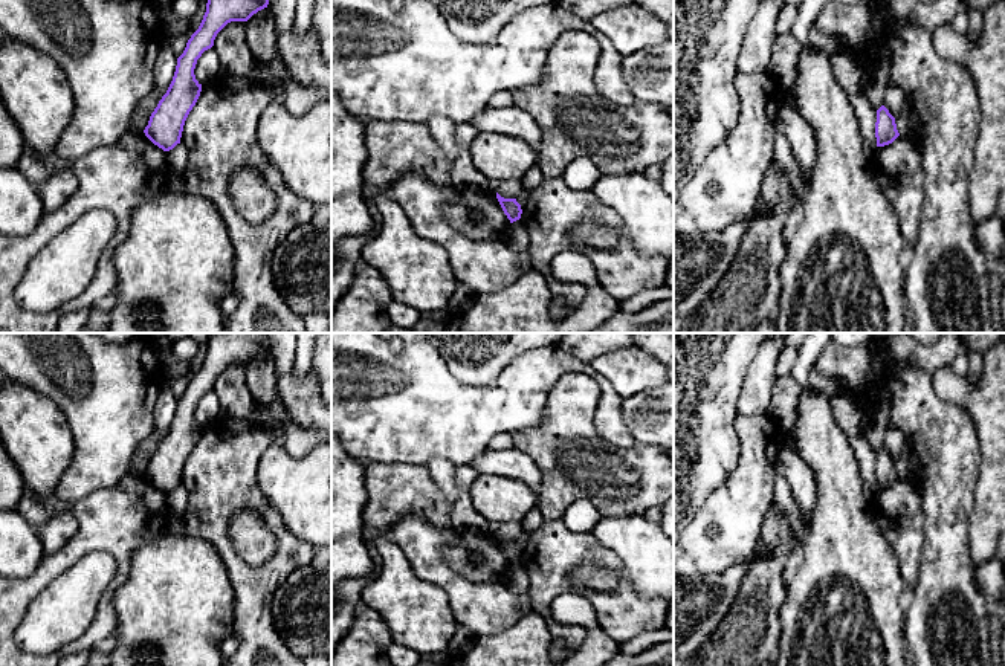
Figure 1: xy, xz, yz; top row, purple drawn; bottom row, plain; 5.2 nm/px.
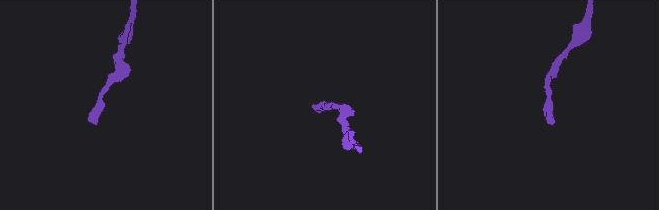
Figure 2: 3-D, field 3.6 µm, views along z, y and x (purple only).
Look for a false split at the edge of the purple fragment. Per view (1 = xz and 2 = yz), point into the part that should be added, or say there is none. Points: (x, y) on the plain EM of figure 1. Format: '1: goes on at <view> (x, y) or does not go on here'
1: does not go on here
2: does not go on here

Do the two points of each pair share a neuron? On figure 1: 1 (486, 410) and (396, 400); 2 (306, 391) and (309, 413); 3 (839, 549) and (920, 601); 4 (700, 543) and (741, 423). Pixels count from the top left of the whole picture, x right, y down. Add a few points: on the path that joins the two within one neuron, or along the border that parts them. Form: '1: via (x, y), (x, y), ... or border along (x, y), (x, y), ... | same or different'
1: via (463, 410), (419, 410) | same
2: via (306, 396), (307, 408) | same
3: border along (908, 596), (903, 631) | different
4: via (727, 514), (749, 492), (749, 452) | same

